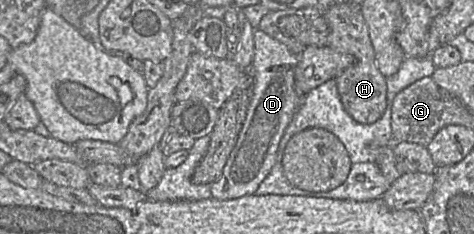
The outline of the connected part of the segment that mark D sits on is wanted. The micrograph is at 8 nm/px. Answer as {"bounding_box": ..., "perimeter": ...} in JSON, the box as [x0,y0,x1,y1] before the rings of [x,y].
{"bounding_box":[210,28,304,200],"perimeter":[[[255,28],[253,33],[254,56],[251,67],[247,70],[251,72],[254,80],[252,97],[237,142],[222,175],[210,185],[211,197],[218,200],[255,194],[274,166],[279,143],[304,97],[295,89],[295,68],[299,55],[258,28]]]}

